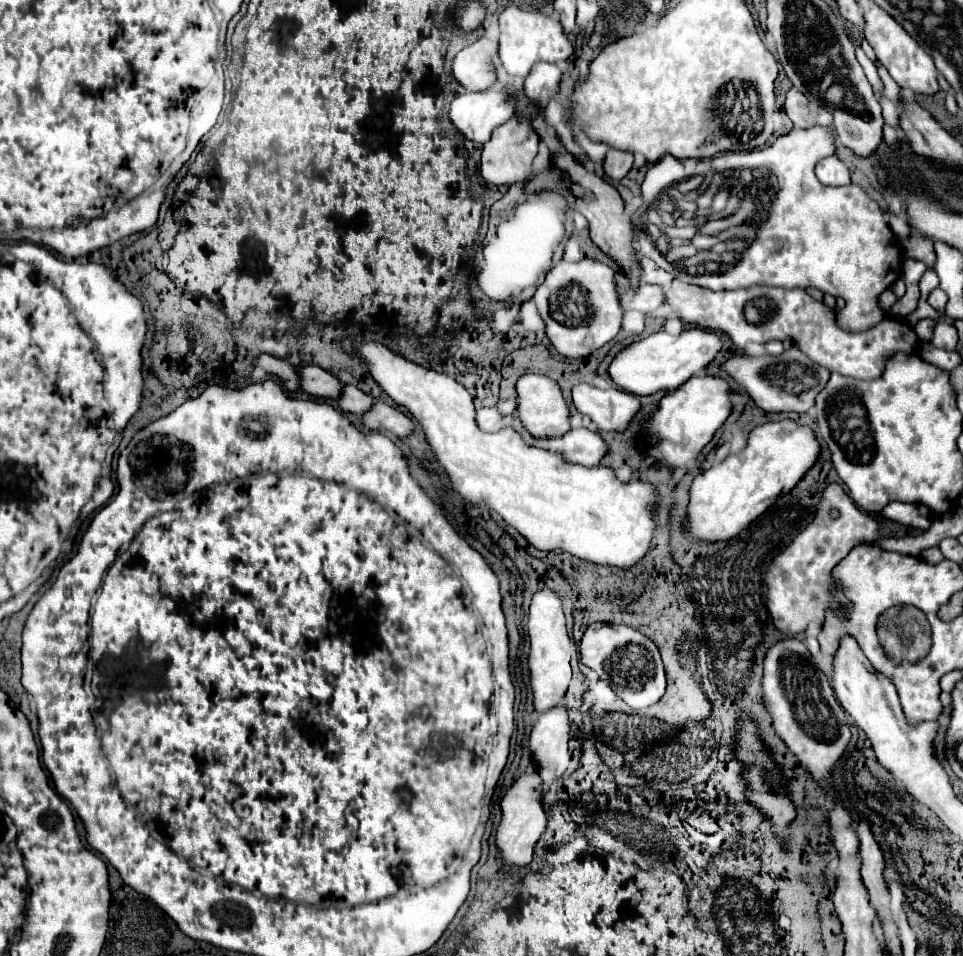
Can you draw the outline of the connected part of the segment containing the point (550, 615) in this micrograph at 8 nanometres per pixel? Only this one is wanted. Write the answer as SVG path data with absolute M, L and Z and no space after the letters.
M544 589L534 593L530 613L528 613L528 637L530 637L528 669L530 669L530 687L534 695L534 711L542 715L548 709L560 707L564 703L570 677L572 677L570 659L576 655L576 645L568 635L562 603L554 591Z

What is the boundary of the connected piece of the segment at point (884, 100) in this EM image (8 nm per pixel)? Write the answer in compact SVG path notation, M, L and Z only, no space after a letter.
M884 93L878 95L878 103L882 105L884 121L886 121L888 125L892 125L892 127L898 127L898 115L900 115L900 109L898 109L892 101L888 101L888 97L886 97Z

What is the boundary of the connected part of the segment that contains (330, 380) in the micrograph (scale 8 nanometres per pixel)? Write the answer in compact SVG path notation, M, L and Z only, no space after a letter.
M300 365L296 367L298 381L300 381L300 391L308 393L312 397L338 397L338 389L342 383L338 383L336 377L332 377L328 371L316 365Z

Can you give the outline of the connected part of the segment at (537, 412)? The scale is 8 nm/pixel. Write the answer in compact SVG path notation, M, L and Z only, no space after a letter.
M524 373L516 381L516 417L522 421L524 429L532 437L562 437L570 425L568 425L568 403L564 401L560 387L556 381L544 377L544 375L534 375L534 373Z

